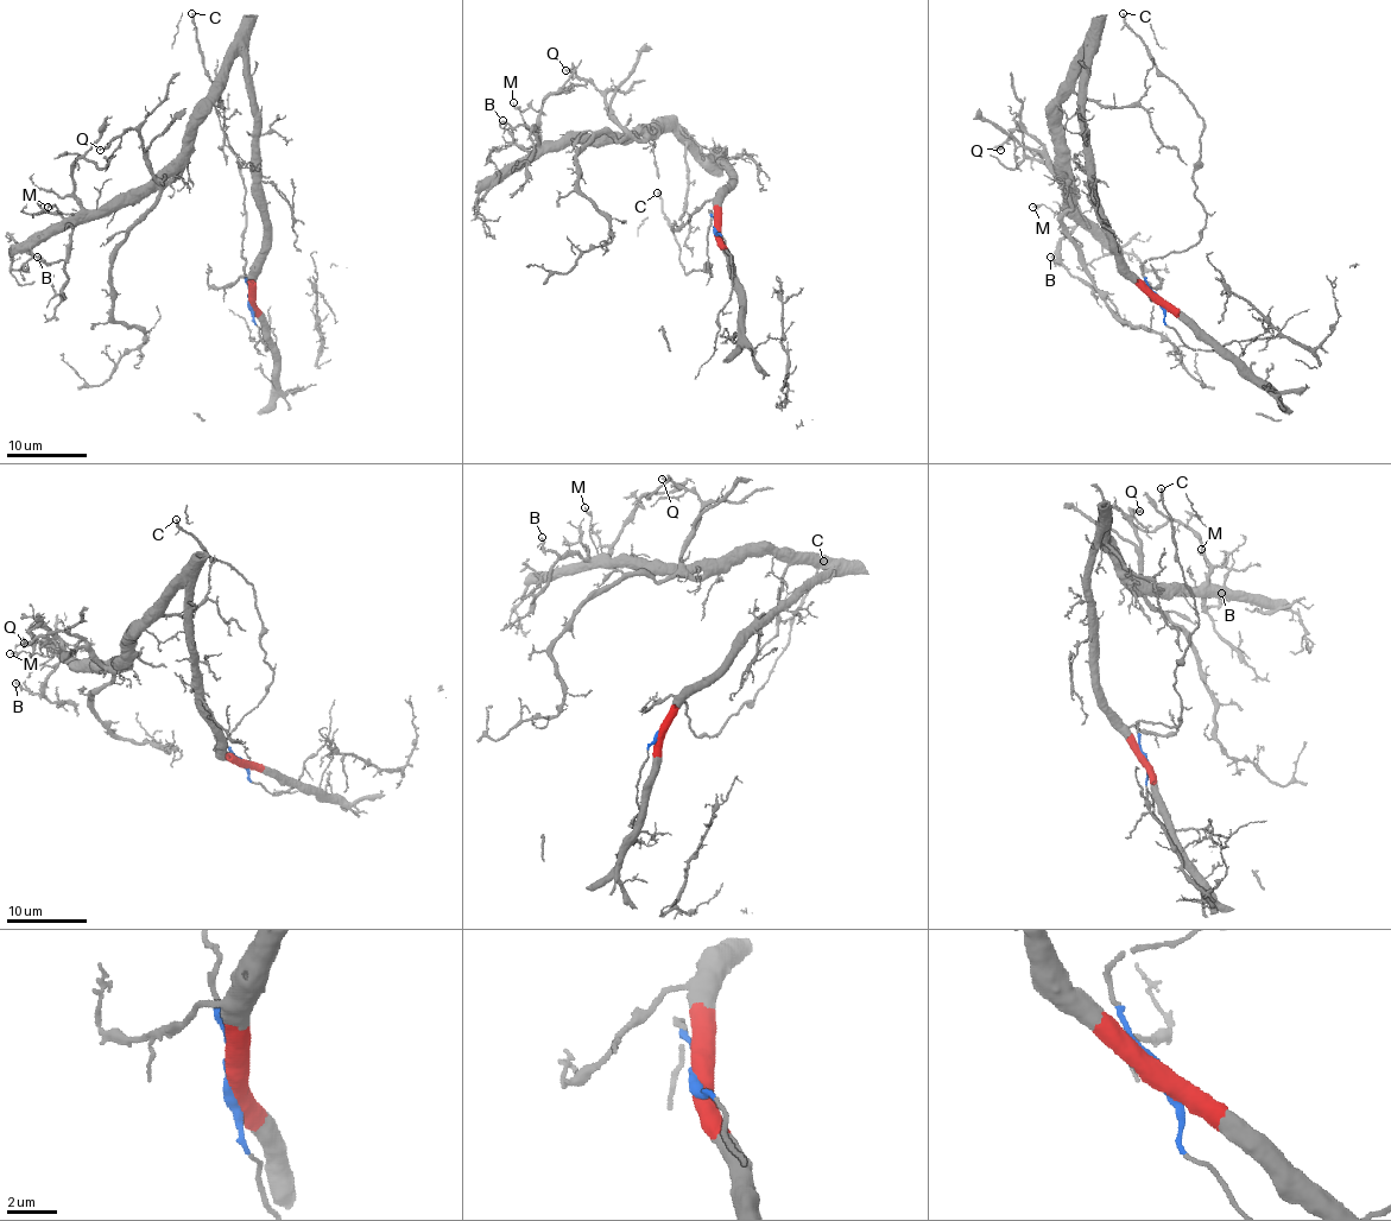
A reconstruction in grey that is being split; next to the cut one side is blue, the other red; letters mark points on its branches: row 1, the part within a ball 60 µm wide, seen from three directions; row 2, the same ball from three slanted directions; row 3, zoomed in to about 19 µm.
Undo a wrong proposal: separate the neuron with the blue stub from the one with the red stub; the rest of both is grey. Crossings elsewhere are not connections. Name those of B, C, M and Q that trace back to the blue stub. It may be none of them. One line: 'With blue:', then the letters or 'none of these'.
With blue: C

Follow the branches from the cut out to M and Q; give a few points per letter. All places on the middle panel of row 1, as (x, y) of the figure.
M: (715, 228), (715, 203), (728, 190), (721, 153), (696, 152), (675, 130), (574, 134), (542, 141), (513, 102)
Q: (715, 228), (715, 203), (728, 190), (721, 153), (696, 152), (675, 130), (625, 130), (599, 92), (566, 70)

